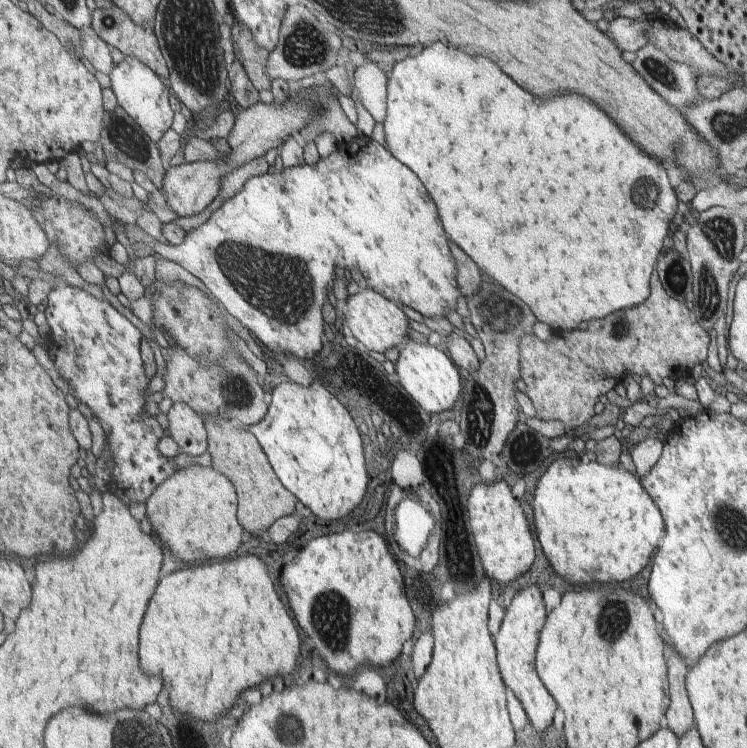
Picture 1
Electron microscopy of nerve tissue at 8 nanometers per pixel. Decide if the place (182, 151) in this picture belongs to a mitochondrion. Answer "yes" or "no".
no

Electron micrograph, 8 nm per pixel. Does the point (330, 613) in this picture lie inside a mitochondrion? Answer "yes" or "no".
yes

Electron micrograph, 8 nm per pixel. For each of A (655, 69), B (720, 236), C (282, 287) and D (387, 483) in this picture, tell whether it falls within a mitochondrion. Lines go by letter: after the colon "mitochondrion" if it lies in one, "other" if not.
A: mitochondrion
B: mitochondrion
C: mitochondrion
D: other

